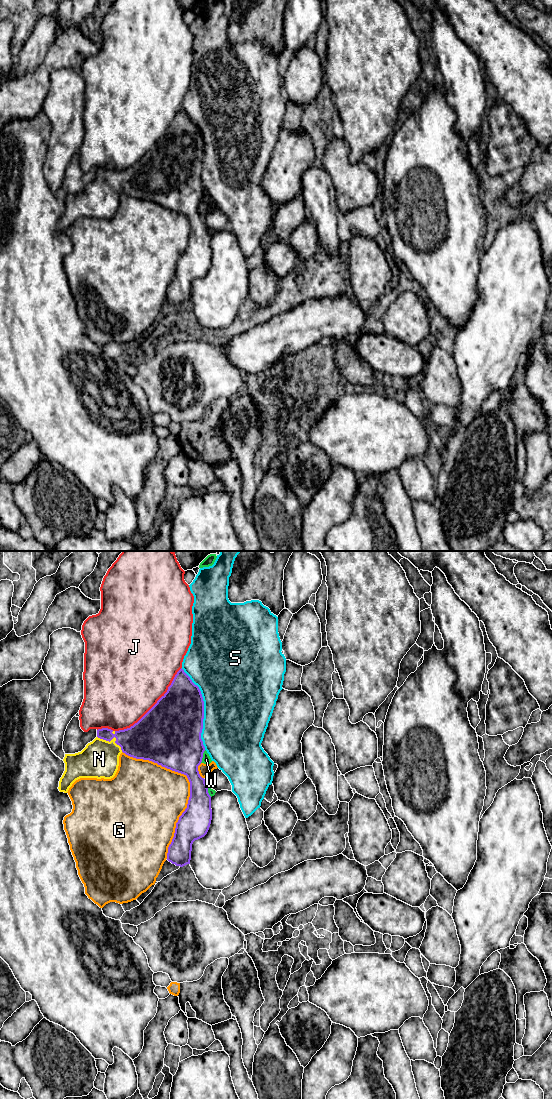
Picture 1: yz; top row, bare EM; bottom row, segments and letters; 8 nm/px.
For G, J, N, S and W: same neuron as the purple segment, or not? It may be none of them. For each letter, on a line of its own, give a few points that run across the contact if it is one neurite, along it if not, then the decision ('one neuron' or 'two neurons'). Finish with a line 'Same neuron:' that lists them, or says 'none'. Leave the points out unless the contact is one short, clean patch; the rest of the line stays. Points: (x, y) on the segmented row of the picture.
G: two neurons
J: two neurons
N: one neuron
S: two neurons
W: two neurons
Same neuron: N

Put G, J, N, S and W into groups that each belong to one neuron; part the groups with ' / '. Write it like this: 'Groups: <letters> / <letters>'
Groups: G / J / N / S / W

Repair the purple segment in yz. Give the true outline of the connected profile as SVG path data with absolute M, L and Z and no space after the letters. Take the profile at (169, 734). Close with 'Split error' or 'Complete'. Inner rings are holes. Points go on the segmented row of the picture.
M181 668L167 692L133 726L119 731L98 729L97 737L81 752L65 754L65 771L60 778L58 789L67 793L72 784L80 778L113 778L118 770L122 752L186 775L190 782L190 797L187 808L176 823L174 837L168 847L167 860L180 867L190 864L192 844L207 834L212 820L211 796L205 779L198 771L205 751L201 739L203 719L204 701L201 691Z. Split error

